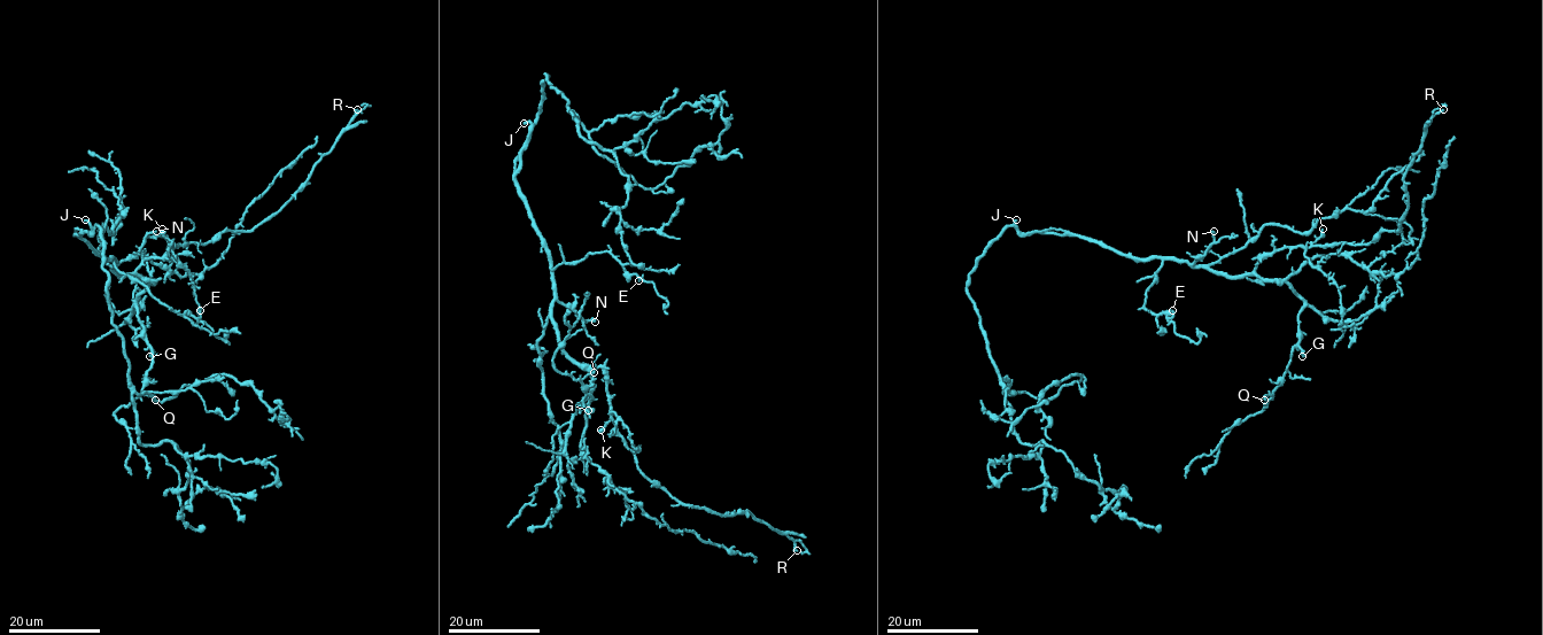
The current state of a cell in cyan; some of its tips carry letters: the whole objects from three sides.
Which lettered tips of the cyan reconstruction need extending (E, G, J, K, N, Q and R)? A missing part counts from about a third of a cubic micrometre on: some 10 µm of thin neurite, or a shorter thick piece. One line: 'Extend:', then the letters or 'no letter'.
Extend: J, N

